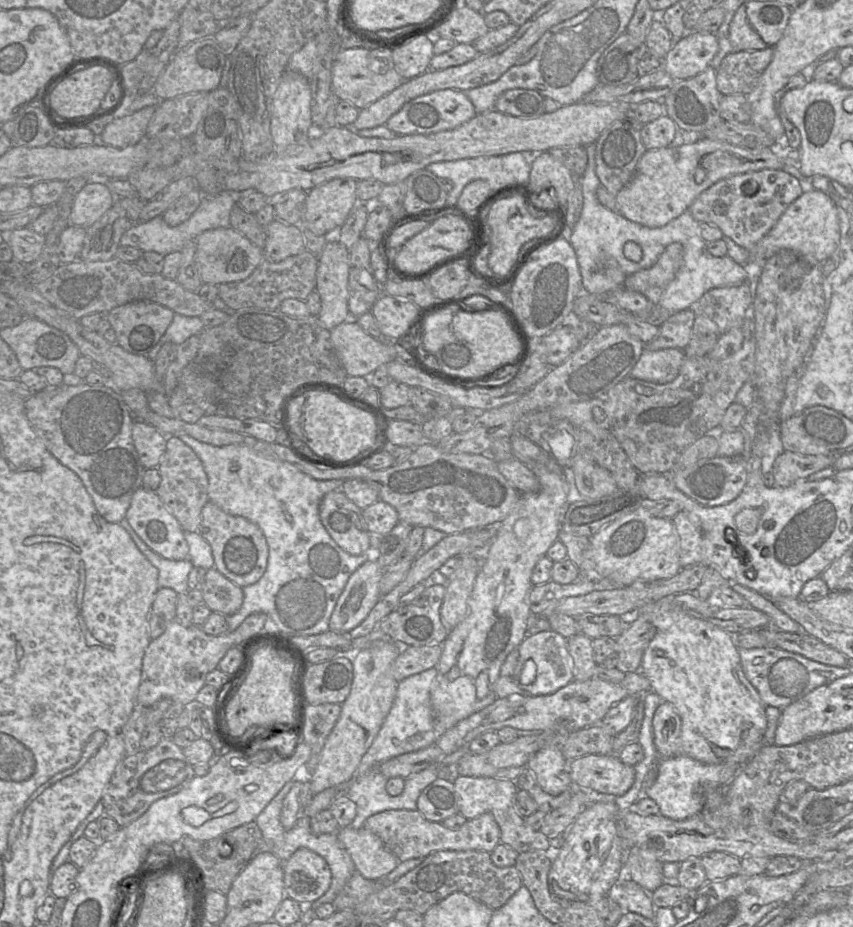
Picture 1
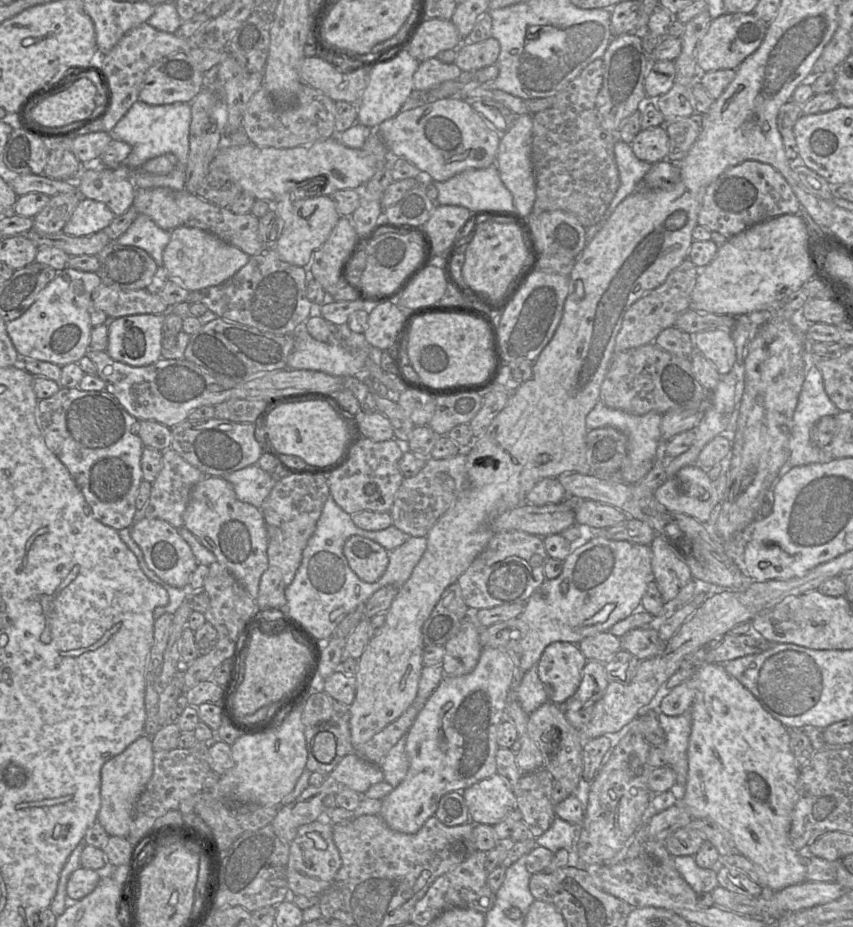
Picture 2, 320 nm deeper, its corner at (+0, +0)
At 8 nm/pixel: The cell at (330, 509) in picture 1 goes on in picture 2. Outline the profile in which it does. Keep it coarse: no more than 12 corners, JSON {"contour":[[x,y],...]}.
{"contour":[[349,537],[343,553],[364,582],[378,581],[389,564],[380,544]]}

